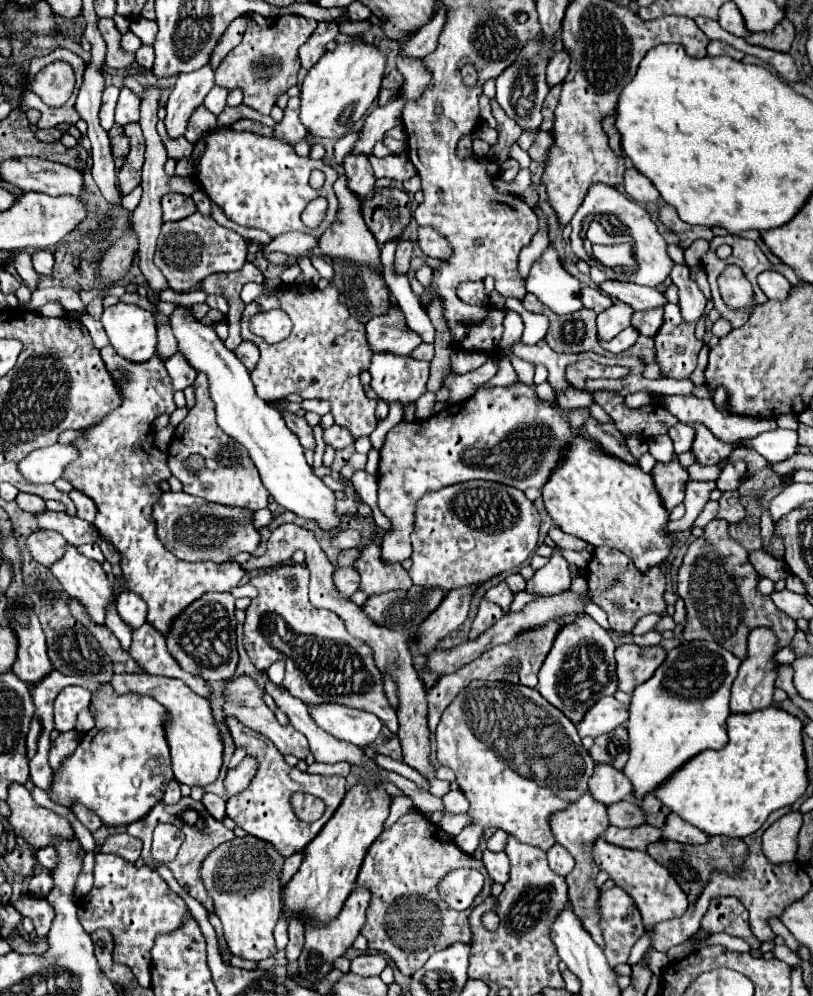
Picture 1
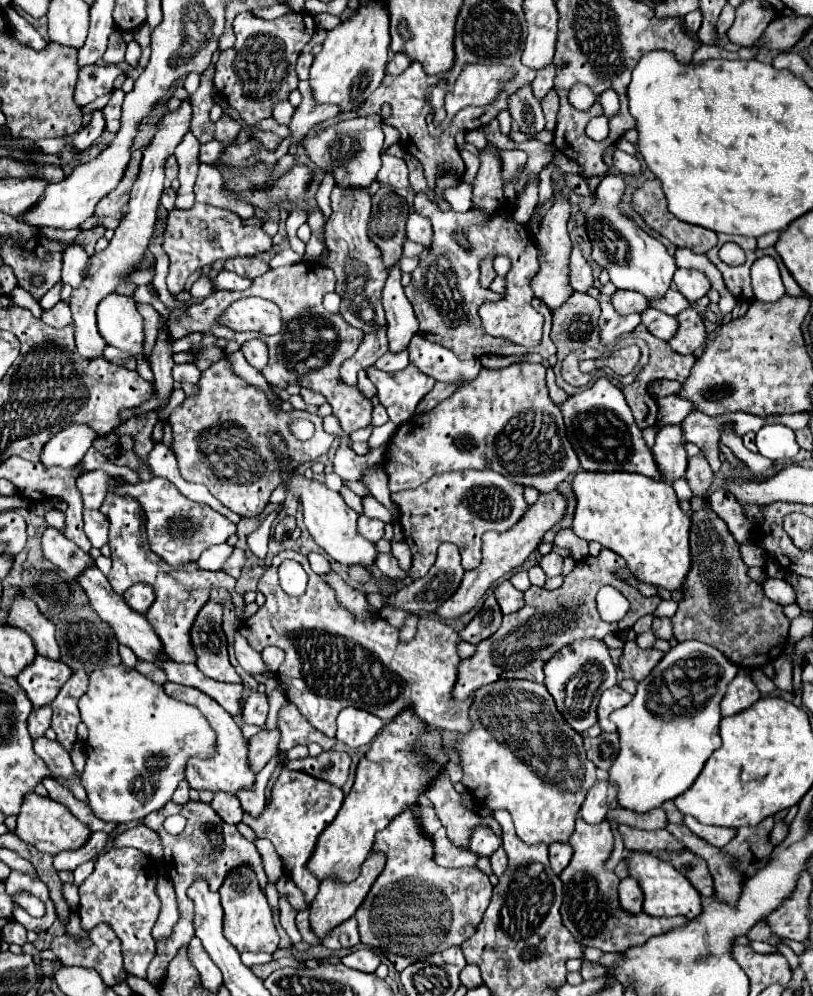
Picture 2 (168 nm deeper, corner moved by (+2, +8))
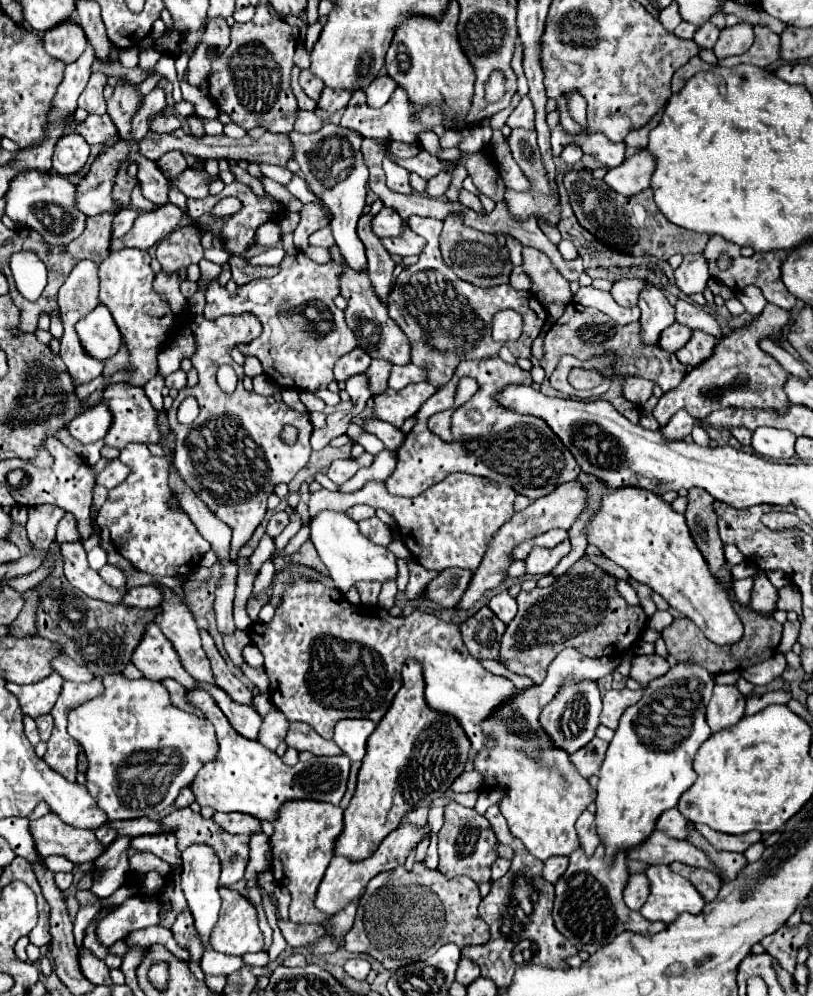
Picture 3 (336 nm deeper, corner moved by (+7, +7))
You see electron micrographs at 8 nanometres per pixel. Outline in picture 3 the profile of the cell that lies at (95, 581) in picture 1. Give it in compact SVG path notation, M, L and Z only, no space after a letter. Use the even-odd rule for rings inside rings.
M154 623L146 625L144 635L132 653L132 663L142 671L144 677L152 681L170 677L184 685L188 691L194 689L194 679L184 671L174 647Z

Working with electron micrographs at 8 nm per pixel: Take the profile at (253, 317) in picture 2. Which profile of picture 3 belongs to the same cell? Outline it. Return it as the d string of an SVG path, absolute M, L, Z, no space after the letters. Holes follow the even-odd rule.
M190 315L190 327L196 339L196 351L190 361L198 369L200 381L192 389L182 389L176 395L174 405L168 409L170 429L176 435L174 465L186 485L232 529L230 557L236 559L238 549L252 537L254 529L264 519L266 499L274 493L274 487L278 483L290 483L294 475L306 467L312 453L312 425L308 413L298 413L284 403L278 403L274 397L262 397L256 391L244 389L244 371L228 353L234 345L262 335L262 323L256 315L222 315L218 319ZM224 363L232 365L238 375L238 387L234 393L224 393L216 383L216 371ZM188 395L198 399L200 415L192 425L182 425L176 419L176 411ZM286 423L300 431L294 445L286 445L280 439L280 431Z

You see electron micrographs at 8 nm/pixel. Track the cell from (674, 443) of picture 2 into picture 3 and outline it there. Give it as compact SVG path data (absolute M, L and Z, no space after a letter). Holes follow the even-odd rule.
M678 411L664 427L660 427L660 433L668 441L682 441L686 435L690 435L694 425L696 425L696 419L688 415L688 411Z

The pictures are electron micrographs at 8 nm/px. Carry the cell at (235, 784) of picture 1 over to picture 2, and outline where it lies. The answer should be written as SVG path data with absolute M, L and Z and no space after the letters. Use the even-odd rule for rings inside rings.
M279 730L259 732L249 740L249 764L255 772L259 772L277 752L279 752Z

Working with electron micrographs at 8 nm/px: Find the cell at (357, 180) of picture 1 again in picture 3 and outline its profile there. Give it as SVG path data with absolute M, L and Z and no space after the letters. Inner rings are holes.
M334 245L330 247L330 259L338 265L342 265L342 275L340 275L340 295L348 301L348 307L344 309L346 315L346 323L348 327L354 331L356 339L358 339L358 347L362 347L364 351L368 351L370 357L380 355L382 359L392 359L394 365L404 365L410 363L410 347L408 347L408 339L404 339L404 333L400 331L400 327L396 327L396 323L392 321L392 317L388 315L386 305L380 301L380 297L376 295L372 281L368 277L368 271L354 271L352 267L348 267L346 259L342 257L340 249Z

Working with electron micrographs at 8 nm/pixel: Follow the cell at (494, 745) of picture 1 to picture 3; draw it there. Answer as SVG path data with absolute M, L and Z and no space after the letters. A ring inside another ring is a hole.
M566 649L550 663L548 677L542 685L520 689L482 721L482 731L494 741L492 747L484 747L474 757L474 769L482 775L482 791L502 791L498 807L506 817L512 835L540 861L546 861L552 855L570 855L578 847L574 823L596 797L588 779L584 779L572 765L570 755L556 747L542 729L540 713L560 689L562 679L600 679L616 667L616 657L588 659L574 649Z

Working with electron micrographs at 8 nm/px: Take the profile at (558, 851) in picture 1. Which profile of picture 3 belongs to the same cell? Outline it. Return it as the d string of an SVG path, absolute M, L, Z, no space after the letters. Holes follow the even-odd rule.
M550 857L544 861L544 879L548 879L550 883L556 883L560 879L560 875L566 871L568 867L568 857Z

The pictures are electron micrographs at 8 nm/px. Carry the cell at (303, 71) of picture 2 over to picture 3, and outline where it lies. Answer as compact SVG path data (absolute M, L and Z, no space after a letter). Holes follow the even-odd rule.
M302 69L302 71L300 71L300 87L304 89L304 93L306 93L310 99L316 101L324 85L322 85L320 79L316 79L308 69Z

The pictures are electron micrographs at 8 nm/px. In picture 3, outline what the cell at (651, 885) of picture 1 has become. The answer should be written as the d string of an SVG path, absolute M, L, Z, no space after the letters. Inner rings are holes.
M650 865L644 875L650 881L650 895L640 913L648 921L672 923L682 913L702 911L706 903L702 895L688 879L670 871L668 865Z

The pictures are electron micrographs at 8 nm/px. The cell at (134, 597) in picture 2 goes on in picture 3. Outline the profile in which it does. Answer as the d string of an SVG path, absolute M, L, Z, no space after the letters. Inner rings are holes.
M154 585L132 587L124 595L124 603L128 607L138 607L138 609L154 609L160 605L160 601L162 601L162 595Z

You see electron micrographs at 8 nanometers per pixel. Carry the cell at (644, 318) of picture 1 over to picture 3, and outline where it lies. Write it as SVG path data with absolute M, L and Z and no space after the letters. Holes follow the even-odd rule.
M672 323L670 327L666 327L662 333L660 333L660 341L658 345L666 351L678 351L686 341L690 339L690 329L680 325L680 323Z

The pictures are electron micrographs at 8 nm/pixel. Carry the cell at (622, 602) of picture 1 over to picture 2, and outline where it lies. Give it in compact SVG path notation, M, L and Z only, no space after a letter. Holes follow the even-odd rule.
M605 548L599 558L587 556L585 560L577 562L575 570L563 580L561 588L557 588L553 592L547 592L539 586L527 588L525 590L525 606L515 614L503 616L501 628L491 638L477 644L477 654L473 658L461 662L459 678L457 678L457 684L455 684L455 690L453 690L455 698L457 700L467 698L479 686L497 682L501 678L523 678L523 680L543 682L545 662L549 662L549 658L553 654L557 654L563 646L569 646L569 642L581 640L581 638L603 640L605 634L627 632L627 630L633 628L633 624L641 616L653 614L653 610L659 606L661 598L657 598L657 596L645 598L635 588L631 588L619 576L621 566L623 566L621 556L617 556L615 552ZM605 584L611 584L621 594L625 594L625 598L631 604L627 616L621 622L609 624L609 622L603 622L599 618L597 606L595 606L595 596L597 596L597 590Z

